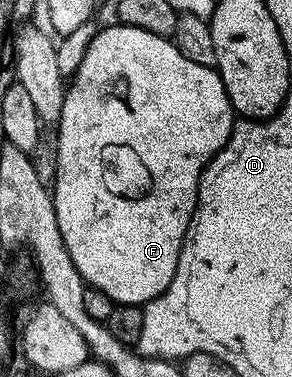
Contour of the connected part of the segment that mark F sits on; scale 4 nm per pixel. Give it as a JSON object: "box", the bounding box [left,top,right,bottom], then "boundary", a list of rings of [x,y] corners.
{"box":[50,25,234,305],"boundary":[[[111,25],[112,27],[101,26],[96,32],[94,41],[90,41],[90,49],[86,49],[86,57],[82,57],[82,65],[78,65],[76,74],[71,76],[70,82],[67,84],[64,93],[64,104],[62,105],[62,117],[58,124],[60,132],[56,135],[56,184],[51,184],[50,190],[52,192],[52,204],[54,205],[54,213],[58,221],[58,229],[62,235],[62,241],[66,247],[66,253],[70,255],[70,261],[74,263],[74,269],[78,269],[78,273],[84,278],[85,284],[90,287],[97,287],[102,289],[102,293],[106,293],[112,298],[113,304],[117,303],[134,303],[143,305],[149,303],[151,299],[157,299],[164,290],[170,285],[170,281],[174,277],[174,269],[178,265],[178,257],[180,250],[184,244],[186,237],[186,229],[192,220],[192,214],[196,208],[196,198],[198,197],[198,185],[200,184],[200,174],[204,172],[204,166],[208,164],[226,145],[226,141],[230,137],[232,128],[234,126],[234,112],[226,89],[222,85],[220,75],[217,71],[210,67],[203,67],[202,65],[194,65],[194,61],[190,61],[186,57],[182,57],[182,53],[176,48],[175,43],[171,38],[163,35],[155,35],[154,33],[146,33],[146,29],[138,29],[137,27],[125,27],[123,25]]]}

